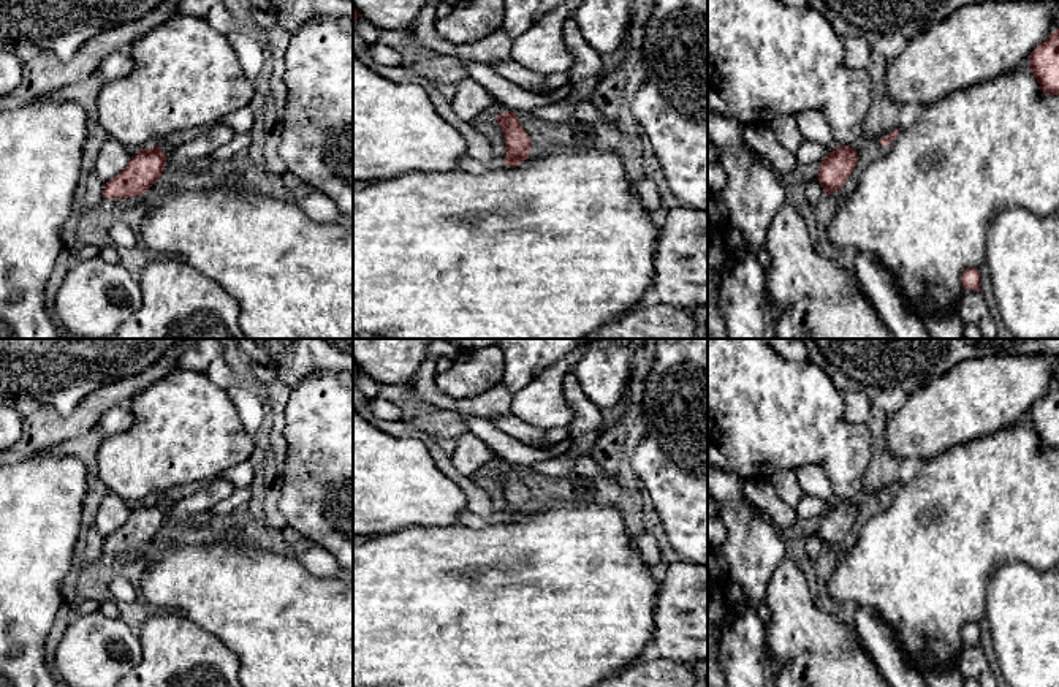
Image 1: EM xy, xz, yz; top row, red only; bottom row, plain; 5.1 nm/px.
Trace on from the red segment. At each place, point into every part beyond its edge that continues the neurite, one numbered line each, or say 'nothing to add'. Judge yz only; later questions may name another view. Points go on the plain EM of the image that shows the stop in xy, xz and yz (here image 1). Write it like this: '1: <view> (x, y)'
nothing to add

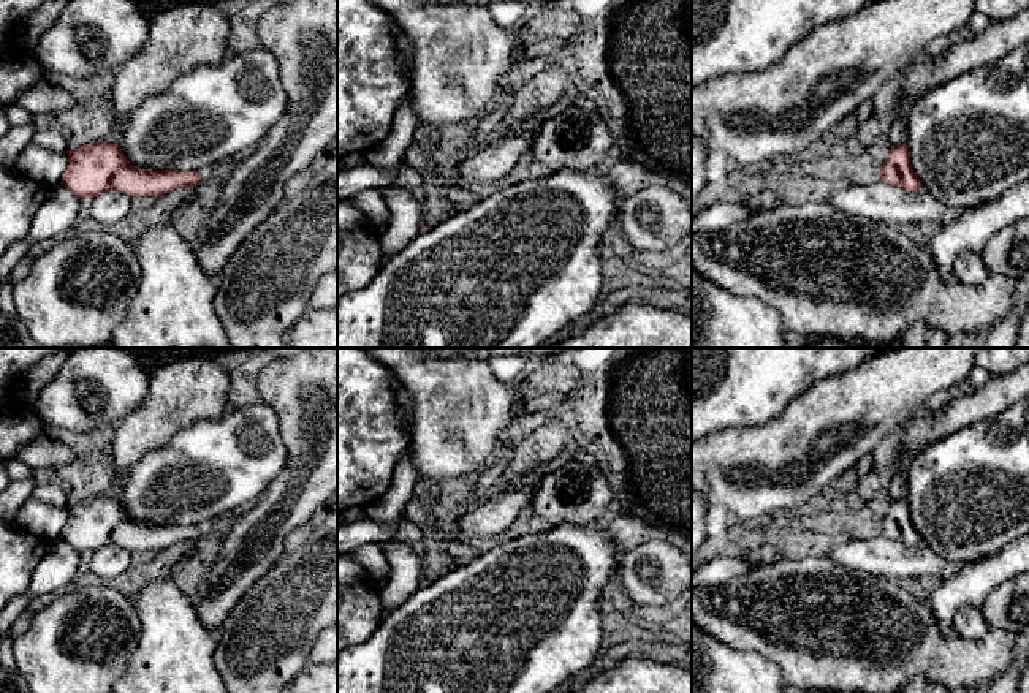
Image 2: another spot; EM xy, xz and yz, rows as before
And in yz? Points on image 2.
nothing to add

